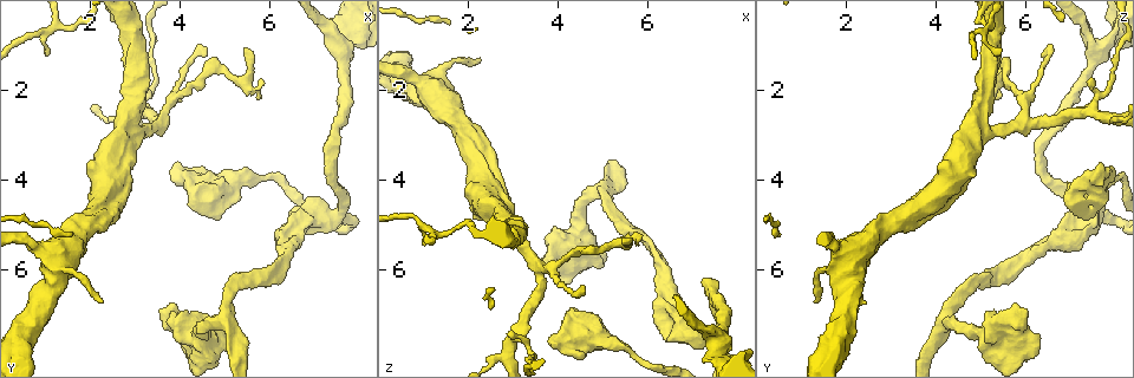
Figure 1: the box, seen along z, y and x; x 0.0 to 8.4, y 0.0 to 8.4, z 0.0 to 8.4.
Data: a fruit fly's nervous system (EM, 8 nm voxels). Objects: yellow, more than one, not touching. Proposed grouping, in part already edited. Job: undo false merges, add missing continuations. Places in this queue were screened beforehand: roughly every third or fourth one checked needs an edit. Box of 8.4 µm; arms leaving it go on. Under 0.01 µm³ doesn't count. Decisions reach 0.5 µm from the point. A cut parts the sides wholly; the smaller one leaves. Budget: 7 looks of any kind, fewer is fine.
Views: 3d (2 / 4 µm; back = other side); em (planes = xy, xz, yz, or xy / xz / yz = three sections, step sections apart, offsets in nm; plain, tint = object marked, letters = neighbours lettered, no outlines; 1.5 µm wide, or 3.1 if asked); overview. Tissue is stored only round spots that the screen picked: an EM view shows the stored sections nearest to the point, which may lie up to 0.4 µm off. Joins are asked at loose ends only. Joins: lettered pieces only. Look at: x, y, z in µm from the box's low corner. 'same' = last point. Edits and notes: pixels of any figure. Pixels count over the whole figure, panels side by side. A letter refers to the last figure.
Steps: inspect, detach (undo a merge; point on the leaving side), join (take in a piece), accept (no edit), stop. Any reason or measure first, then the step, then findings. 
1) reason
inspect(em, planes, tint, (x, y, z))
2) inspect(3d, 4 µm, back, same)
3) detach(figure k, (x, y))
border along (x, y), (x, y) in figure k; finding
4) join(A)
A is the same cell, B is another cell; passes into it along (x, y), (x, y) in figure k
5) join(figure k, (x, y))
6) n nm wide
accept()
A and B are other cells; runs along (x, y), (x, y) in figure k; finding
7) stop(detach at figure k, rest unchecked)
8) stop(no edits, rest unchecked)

a fork
inspect(3d, 2 µm, (3.55, 2.75, 5.95))

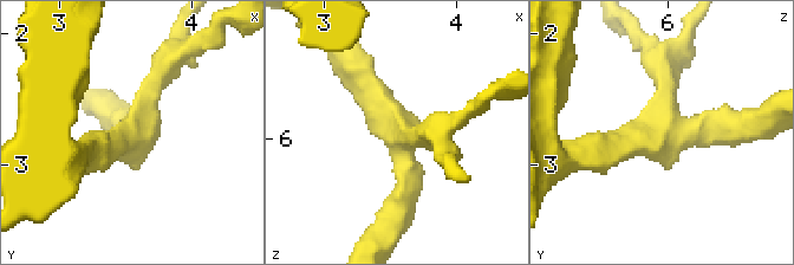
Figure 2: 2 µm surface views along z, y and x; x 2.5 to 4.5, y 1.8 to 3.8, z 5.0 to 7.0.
3 arms; arms of 190, 240, 240 nm
inspect(em, xz, step 8, letters, (3.56, 2.78, 5.92))

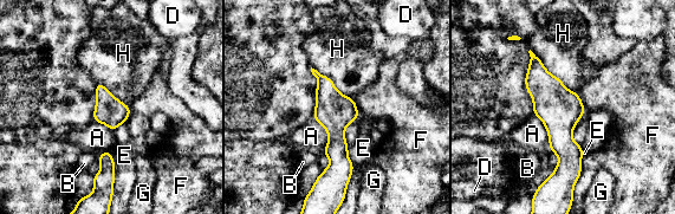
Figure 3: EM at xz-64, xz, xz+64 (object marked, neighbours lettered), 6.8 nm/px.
260 nm wide
accept()
A, B, D, E, F, G and H are other cells; border along (530, 50), (552, 75), (577, 93) in figure 3; all the same neuron

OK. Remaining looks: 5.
inspect(em, planes, letters, (5.80, 2.15, 5.40))

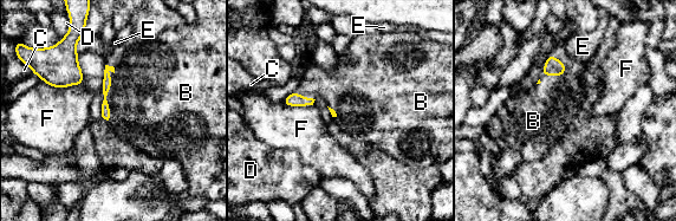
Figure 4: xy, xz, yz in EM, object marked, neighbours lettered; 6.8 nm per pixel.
B touches over 300 nm
join(B)
B is the same cell, C, D, E and F are other cells; passes into it along (106, 84), (106, 99), (143, 102) in figure 4; it goes on there

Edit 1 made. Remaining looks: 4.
redraw
inspect(overview)

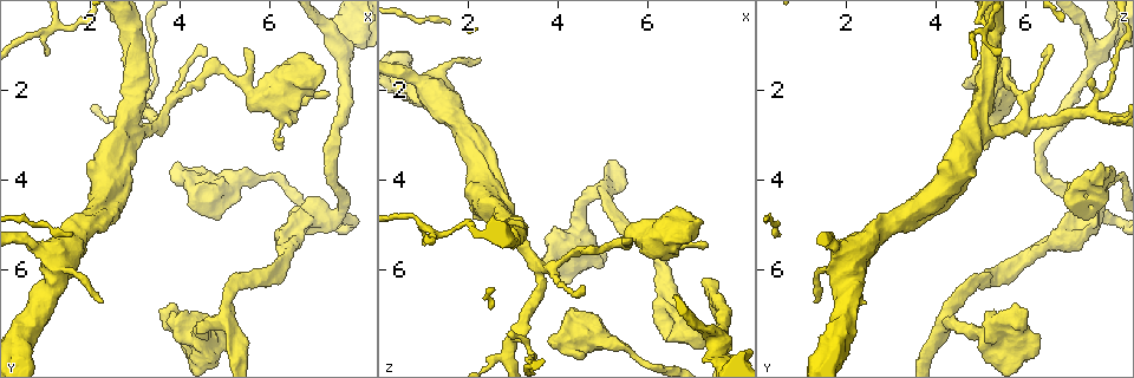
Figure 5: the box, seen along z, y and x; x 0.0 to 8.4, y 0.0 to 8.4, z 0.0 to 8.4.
inspect(3d, 2 µm, (7.60, 1.15, 7.65))

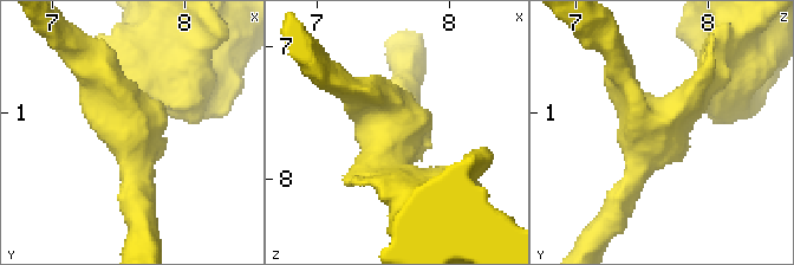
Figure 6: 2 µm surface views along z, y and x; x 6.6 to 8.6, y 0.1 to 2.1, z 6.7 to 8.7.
3 arms; arms of 200, 220, 280 nm; need the tissue
inspect(em, planes, letters, (7.60, 1.12, 7.60))

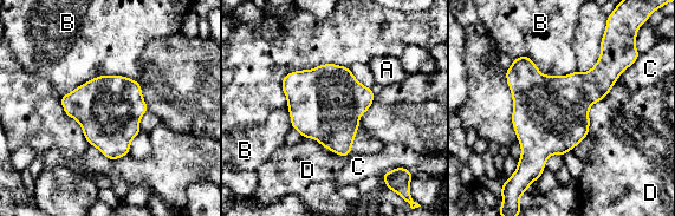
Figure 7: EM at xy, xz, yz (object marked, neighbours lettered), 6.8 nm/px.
440 nm wide
accept()
A, B, C and D are other cells; border along (617, 79), (589, 108), (585, 136) in figure 7; one neuron here

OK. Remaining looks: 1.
stop(join at figure 4, rest unchecked)

